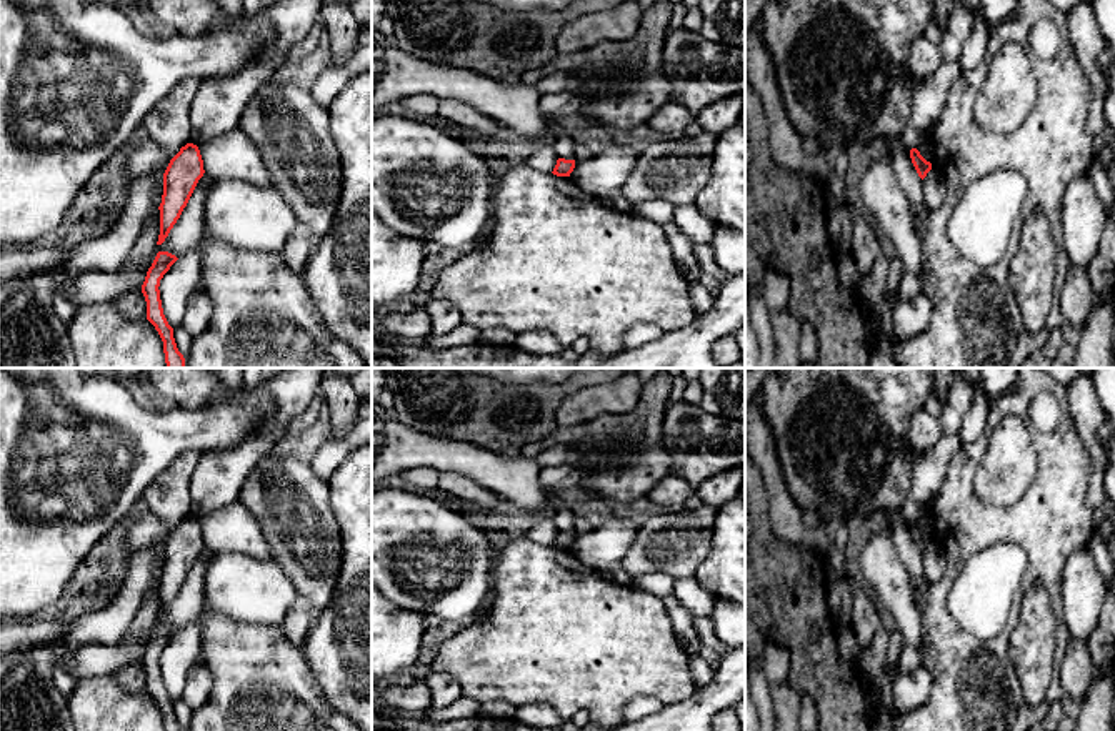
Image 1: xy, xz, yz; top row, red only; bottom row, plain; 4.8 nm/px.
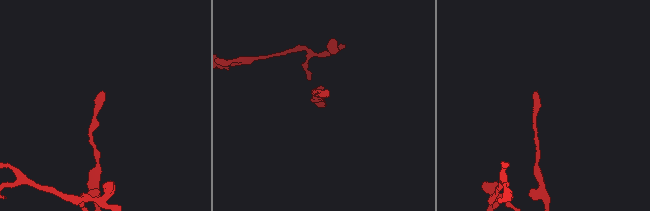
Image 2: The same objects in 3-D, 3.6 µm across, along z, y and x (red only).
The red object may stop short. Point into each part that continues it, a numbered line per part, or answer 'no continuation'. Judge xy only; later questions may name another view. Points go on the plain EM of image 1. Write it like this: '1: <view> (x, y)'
no continuation

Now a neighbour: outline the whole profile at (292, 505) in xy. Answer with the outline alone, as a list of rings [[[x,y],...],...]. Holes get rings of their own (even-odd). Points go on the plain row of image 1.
[[[282,450],[262,458],[238,500],[262,526],[273,559],[302,601],[325,609],[332,601],[342,540],[328,496],[328,481]]]

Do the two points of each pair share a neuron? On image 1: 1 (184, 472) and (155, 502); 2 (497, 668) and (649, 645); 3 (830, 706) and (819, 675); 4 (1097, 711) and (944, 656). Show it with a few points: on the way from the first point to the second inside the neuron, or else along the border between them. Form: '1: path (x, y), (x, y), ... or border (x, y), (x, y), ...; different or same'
1: path (177, 478), (162, 495); same
2: path (535, 645), (610, 645); same
3: path (830, 698), (830, 686), (827, 683); same
4: border (1079, 703), (1080, 713); different

